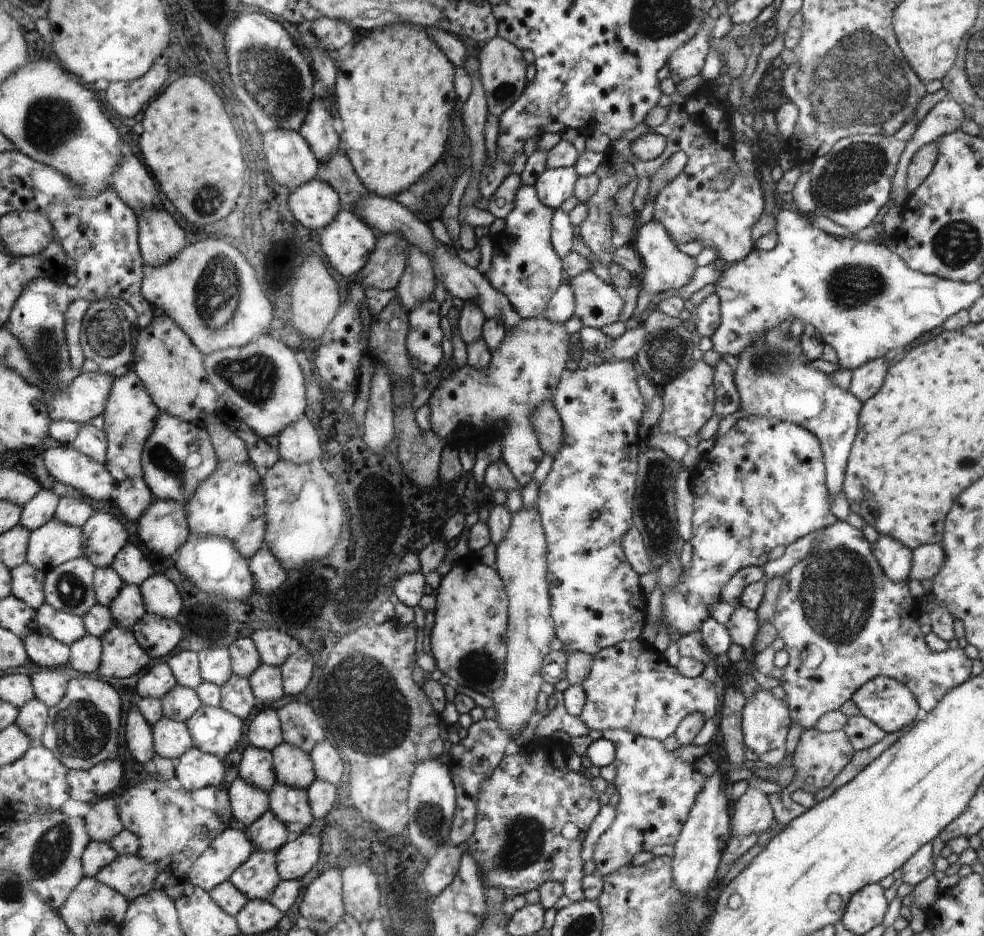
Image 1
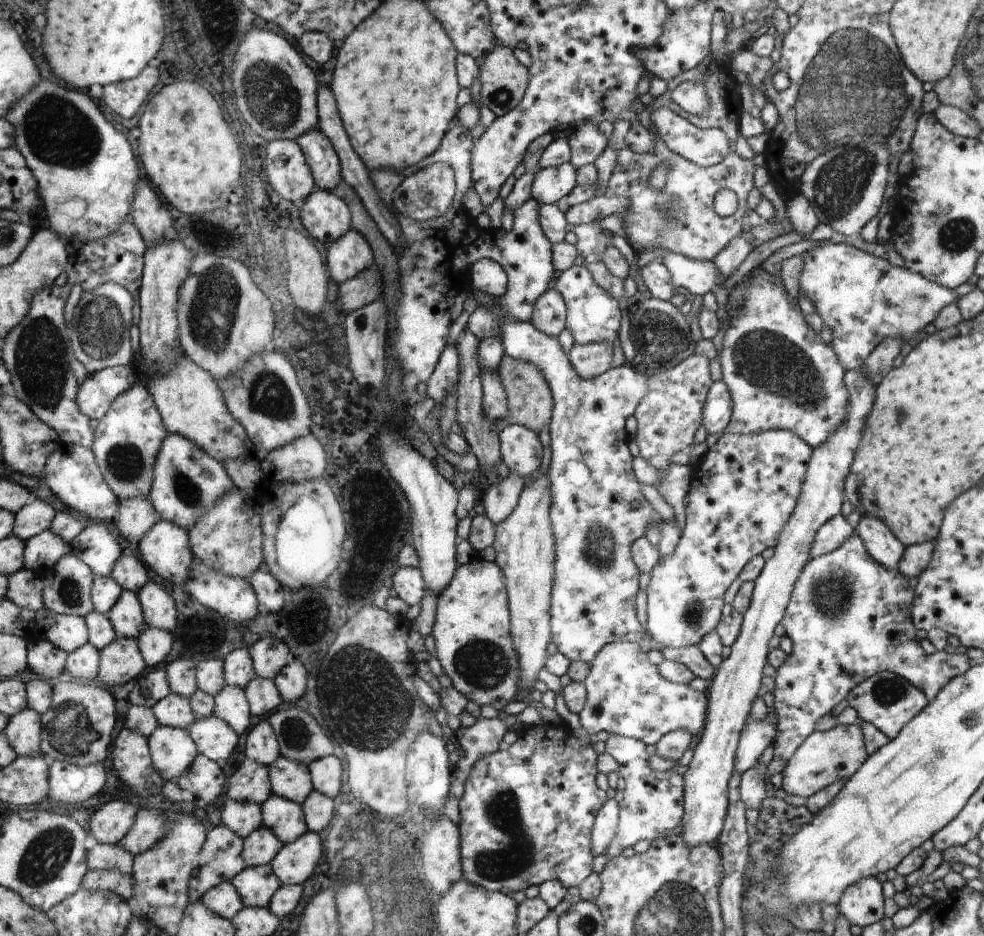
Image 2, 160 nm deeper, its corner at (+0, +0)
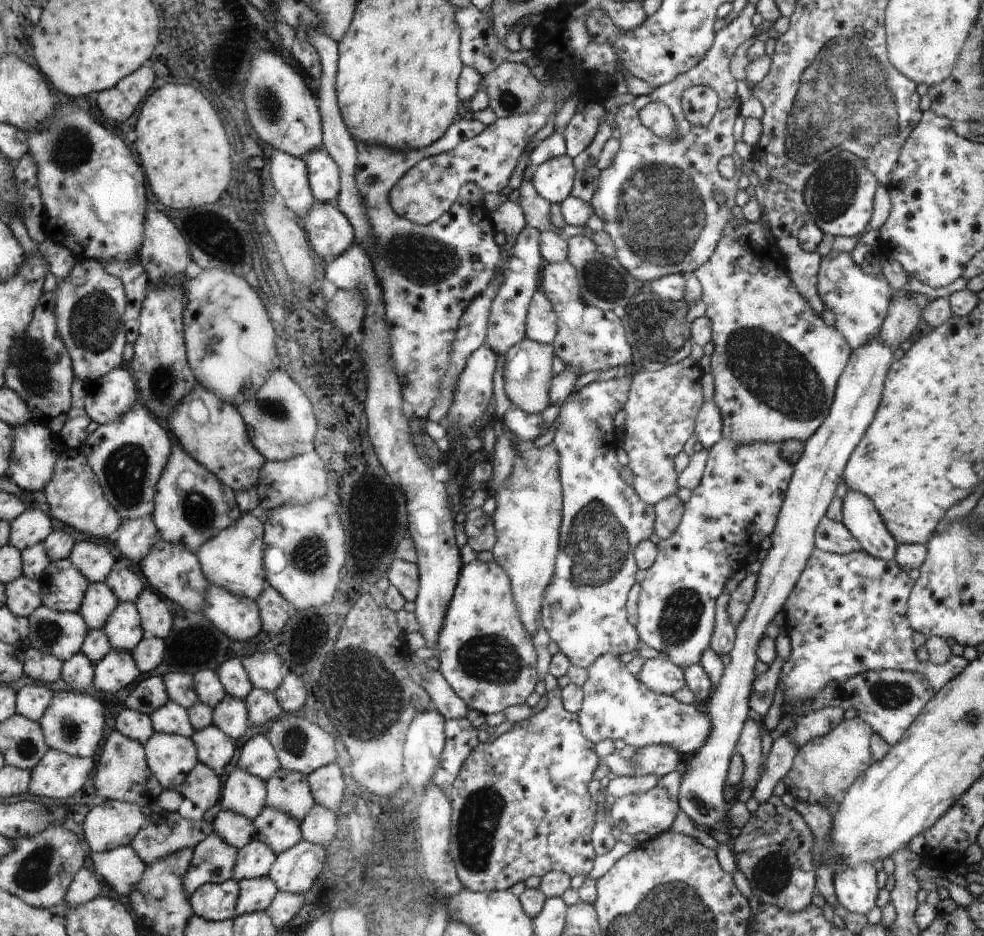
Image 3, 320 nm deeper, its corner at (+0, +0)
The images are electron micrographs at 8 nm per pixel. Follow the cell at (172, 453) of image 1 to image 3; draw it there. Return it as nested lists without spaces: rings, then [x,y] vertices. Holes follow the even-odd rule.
[[[178,446],[172,447],[170,462],[160,475],[155,494],[155,510],[152,514],[160,538],[169,543],[184,545],[196,554],[214,535],[236,522],[242,515],[236,492],[220,482],[214,473],[204,468],[190,453]],[[182,472],[192,472],[192,488],[182,490],[176,487],[176,478]]]

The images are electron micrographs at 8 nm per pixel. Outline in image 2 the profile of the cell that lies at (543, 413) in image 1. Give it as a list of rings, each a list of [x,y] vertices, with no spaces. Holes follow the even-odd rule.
[[[506,353],[497,371],[509,404],[509,416],[502,421],[496,421],[499,432],[510,424],[517,425],[520,429],[539,432],[547,424],[553,411],[553,396],[543,372],[535,364],[512,358]]]

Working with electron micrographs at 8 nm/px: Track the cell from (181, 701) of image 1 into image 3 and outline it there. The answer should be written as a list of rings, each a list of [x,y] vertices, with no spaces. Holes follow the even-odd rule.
[[[170,698],[164,706],[151,712],[150,716],[155,732],[182,735],[188,738],[195,734],[196,728],[191,723],[190,713]]]

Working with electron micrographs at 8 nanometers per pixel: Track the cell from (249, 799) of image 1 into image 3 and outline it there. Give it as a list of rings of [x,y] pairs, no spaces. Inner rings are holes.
[[[224,808],[216,815],[212,828],[223,841],[237,849],[246,847],[254,838],[254,822]]]

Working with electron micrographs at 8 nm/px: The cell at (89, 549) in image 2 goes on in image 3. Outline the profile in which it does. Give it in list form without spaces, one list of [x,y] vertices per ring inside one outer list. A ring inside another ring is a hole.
[[[80,540],[69,558],[72,564],[92,583],[104,583],[111,574],[116,559],[102,544]]]

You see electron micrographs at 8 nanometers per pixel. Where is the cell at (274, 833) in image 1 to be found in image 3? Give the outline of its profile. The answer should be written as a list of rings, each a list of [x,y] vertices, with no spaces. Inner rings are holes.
[[[252,838],[246,847],[237,849],[237,859],[232,879],[236,882],[244,879],[257,879],[270,876],[275,864],[276,854],[268,844]]]

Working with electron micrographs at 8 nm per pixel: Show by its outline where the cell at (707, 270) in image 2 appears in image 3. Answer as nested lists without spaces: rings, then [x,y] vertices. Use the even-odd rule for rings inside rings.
[[[732,216],[730,224],[726,226],[726,234],[719,240],[716,251],[706,264],[698,267],[692,275],[698,278],[702,286],[700,299],[705,304],[704,316],[711,322],[711,340],[714,344],[714,350],[711,354],[711,372],[714,377],[714,388],[716,406],[720,409],[723,424],[723,438],[733,440],[738,444],[751,445],[752,443],[783,443],[789,440],[799,440],[805,442],[808,440],[818,427],[822,426],[836,392],[837,382],[851,356],[851,345],[841,335],[836,327],[826,325],[822,317],[813,311],[807,298],[799,293],[795,287],[794,281],[789,279],[788,269],[784,262],[776,262],[776,256],[772,256],[776,244],[775,236],[758,220],[754,222],[739,221]]]

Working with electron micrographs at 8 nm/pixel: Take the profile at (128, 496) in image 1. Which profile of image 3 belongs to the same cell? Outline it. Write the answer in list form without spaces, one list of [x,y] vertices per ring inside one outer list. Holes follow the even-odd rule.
[[[147,516],[137,519],[121,519],[117,528],[116,546],[124,558],[140,564],[141,560],[149,553],[160,538],[159,530],[154,524],[153,517]]]

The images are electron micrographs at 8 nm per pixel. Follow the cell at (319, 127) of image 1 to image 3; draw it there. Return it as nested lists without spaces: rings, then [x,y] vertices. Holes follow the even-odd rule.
[[[315,150],[302,159],[310,170],[311,192],[315,200],[334,203],[338,201],[342,186],[342,172],[336,160],[326,150]]]

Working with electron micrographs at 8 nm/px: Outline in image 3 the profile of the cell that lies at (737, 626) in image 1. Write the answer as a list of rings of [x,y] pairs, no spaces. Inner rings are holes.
[[[723,592],[716,600],[715,607],[715,630],[714,638],[711,639],[711,647],[716,654],[729,654],[735,641],[735,626],[730,620],[727,611],[727,604],[730,600],[730,593]]]

